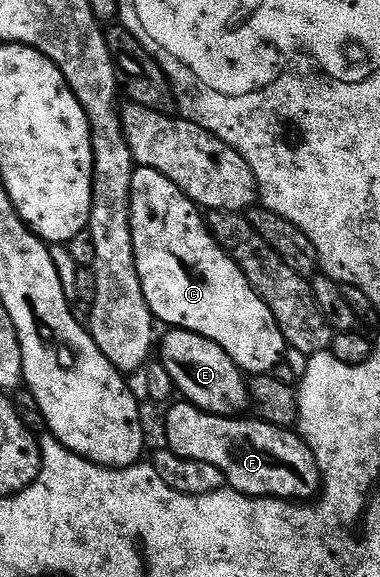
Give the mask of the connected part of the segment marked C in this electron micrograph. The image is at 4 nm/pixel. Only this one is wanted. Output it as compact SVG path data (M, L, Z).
M141 166L133 172L133 180L131 181L131 239L133 240L133 248L135 249L137 276L141 280L141 288L145 292L147 307L151 309L152 315L158 321L160 318L164 322L164 327L174 328L176 330L188 330L189 332L200 334L209 340L213 340L213 344L220 346L239 365L244 375L270 374L276 369L274 366L278 364L279 357L285 352L288 353L289 347L285 336L281 332L281 328L277 328L277 320L273 320L273 312L269 312L265 300L261 300L261 296L249 284L245 272L241 272L238 264L215 242L211 231L207 229L207 223L204 215L201 213L200 207L196 206L191 199L187 198L185 192L181 192L181 188L177 188L177 184L173 184L165 176L161 176L161 172L157 172L153 168Z

